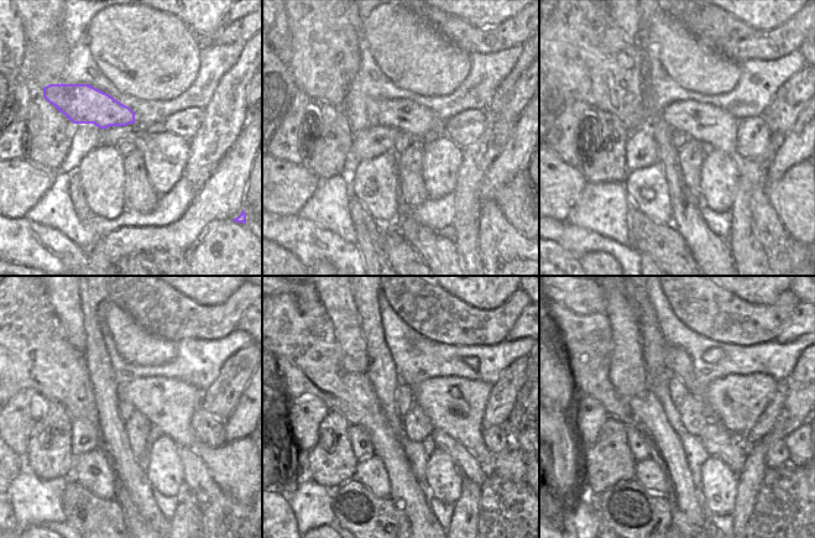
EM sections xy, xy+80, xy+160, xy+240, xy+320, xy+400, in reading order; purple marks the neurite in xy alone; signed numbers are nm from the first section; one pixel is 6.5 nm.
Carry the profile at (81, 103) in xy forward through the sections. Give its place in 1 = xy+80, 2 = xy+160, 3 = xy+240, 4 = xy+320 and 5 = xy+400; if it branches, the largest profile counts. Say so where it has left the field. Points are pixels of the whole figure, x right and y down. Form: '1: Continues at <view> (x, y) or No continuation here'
1: Continues at xy+80 (401, 114)
2: Continues at xy+160 (714, 128)
3: Continues at xy+240 (168, 405)
4: Continues at xy+320 (455, 406)
5: Continues at xy+400 (736, 402)

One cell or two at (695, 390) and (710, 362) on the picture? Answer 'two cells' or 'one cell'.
two cells

